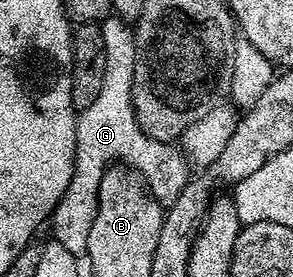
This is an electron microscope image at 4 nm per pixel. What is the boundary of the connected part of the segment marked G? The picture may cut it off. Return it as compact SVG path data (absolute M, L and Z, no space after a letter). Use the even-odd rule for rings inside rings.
M108 26L102 28L106 75L103 76L102 88L95 101L77 116L75 169L71 184L67 185L51 216L54 242L78 257L84 256L87 249L92 222L98 212L98 191L102 177L114 163L124 163L130 170L136 171L149 195L165 209L175 203L191 178L191 167L182 148L174 142L148 138L138 125L133 107L136 34L132 28L124 31L121 27Z

